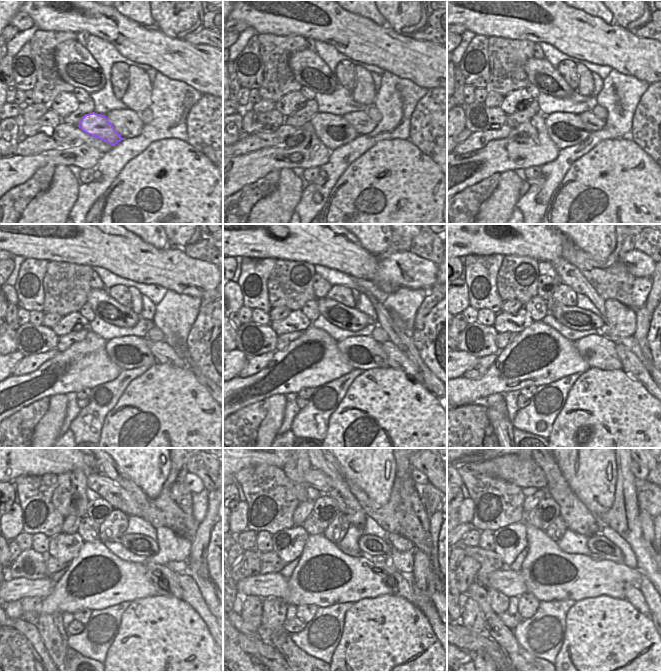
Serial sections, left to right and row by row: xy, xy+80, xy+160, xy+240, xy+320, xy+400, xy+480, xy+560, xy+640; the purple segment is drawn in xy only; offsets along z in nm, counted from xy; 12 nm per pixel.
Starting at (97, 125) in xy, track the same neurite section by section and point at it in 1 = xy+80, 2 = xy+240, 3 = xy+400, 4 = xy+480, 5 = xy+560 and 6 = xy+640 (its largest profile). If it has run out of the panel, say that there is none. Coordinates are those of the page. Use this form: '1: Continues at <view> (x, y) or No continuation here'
1: Continues at xy+80 (333, 131)
2: Continues at xy+240 (130, 352)
3: Continues at xy+400 (597, 351)
4: Continues at xy+480 (167, 584)
5: Continues at xy+560 (400, 584)
6: Continues at xy+640 (632, 594).

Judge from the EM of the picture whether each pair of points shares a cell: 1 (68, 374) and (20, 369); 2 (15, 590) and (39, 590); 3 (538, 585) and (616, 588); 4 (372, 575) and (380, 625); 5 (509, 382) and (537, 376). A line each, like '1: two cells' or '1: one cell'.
1: two cells
2: one cell
3: one cell
4: two cells
5: one cell

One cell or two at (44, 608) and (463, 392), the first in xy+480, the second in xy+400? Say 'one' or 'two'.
one

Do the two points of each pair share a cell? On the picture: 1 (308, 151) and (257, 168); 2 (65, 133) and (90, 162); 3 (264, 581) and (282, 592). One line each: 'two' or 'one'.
1: one
2: two
3: one

